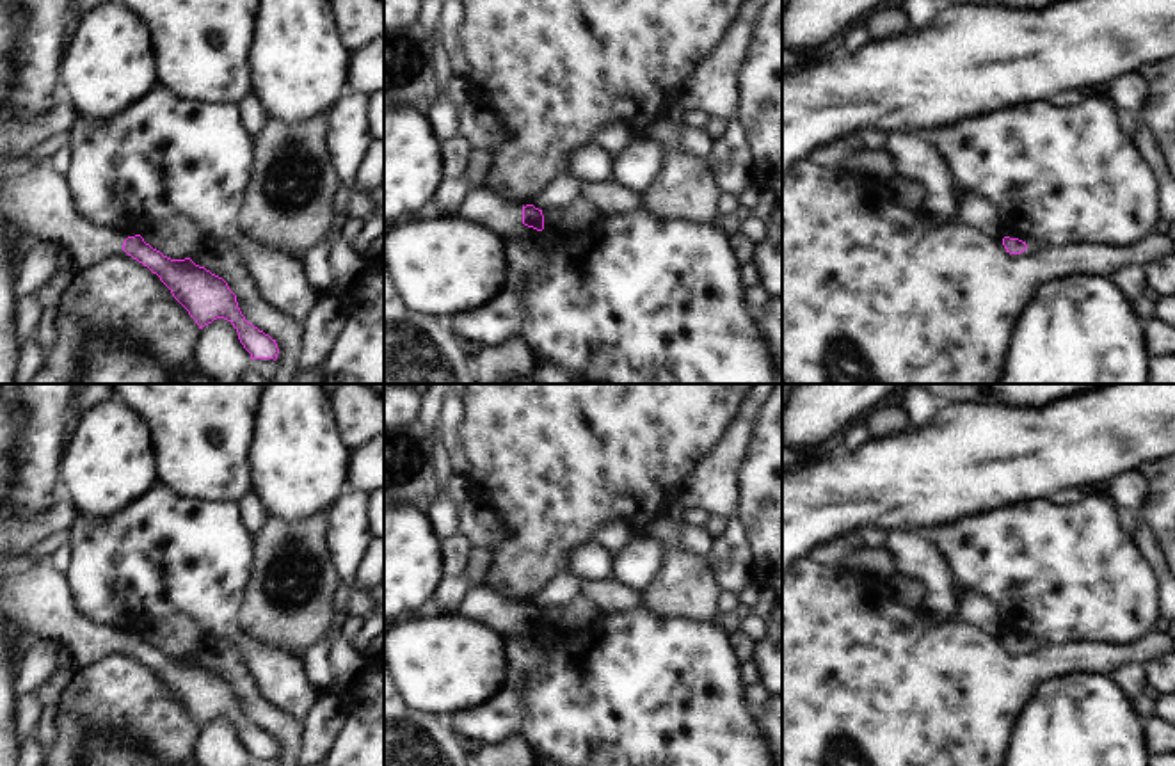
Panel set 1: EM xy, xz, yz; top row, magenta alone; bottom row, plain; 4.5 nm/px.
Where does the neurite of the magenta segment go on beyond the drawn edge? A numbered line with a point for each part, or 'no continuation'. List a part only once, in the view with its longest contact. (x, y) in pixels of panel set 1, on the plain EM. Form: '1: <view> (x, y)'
1: xz (505, 617)

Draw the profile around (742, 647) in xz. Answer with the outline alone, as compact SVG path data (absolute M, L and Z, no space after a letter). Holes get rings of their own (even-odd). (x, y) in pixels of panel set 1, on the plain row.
M739 631L729 634L727 638L739 665L752 659L754 643L750 640L747 640Z

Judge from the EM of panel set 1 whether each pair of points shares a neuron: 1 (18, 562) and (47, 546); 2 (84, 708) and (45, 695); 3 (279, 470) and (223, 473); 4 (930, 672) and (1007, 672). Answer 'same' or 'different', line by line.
1: same
2: different
3: different
4: same

